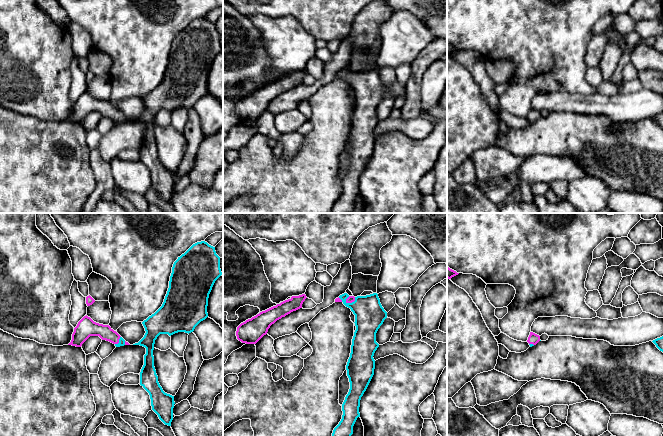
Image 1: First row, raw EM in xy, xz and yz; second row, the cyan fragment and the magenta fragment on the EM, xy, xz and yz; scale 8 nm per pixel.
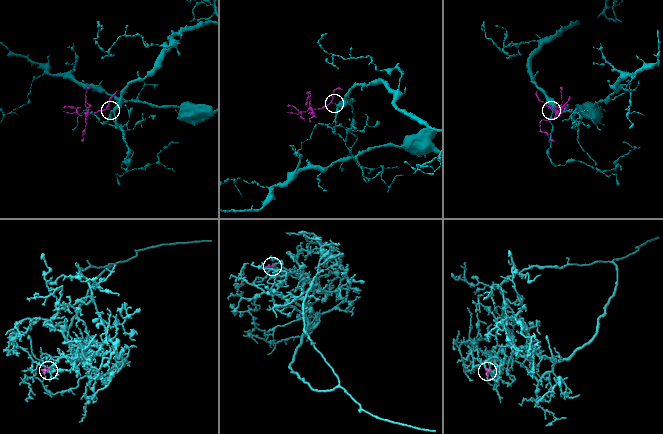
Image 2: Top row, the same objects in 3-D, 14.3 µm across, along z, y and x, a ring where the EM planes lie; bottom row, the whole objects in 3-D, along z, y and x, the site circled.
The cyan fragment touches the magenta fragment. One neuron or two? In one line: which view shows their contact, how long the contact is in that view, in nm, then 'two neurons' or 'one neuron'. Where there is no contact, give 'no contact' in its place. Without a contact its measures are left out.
xz | 100 nm | one neuron

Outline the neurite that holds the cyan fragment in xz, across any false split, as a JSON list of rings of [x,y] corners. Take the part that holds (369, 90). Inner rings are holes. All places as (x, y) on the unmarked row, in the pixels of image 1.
[[[344,69],[336,74],[335,78],[342,78],[351,85],[355,91],[356,106],[346,141],[350,165],[342,180],[342,195],[334,204],[332,213],[351,213],[353,202],[360,193],[361,173],[374,151],[373,132],[379,123],[376,109],[387,94],[387,88],[382,83],[377,69],[357,73]]]

